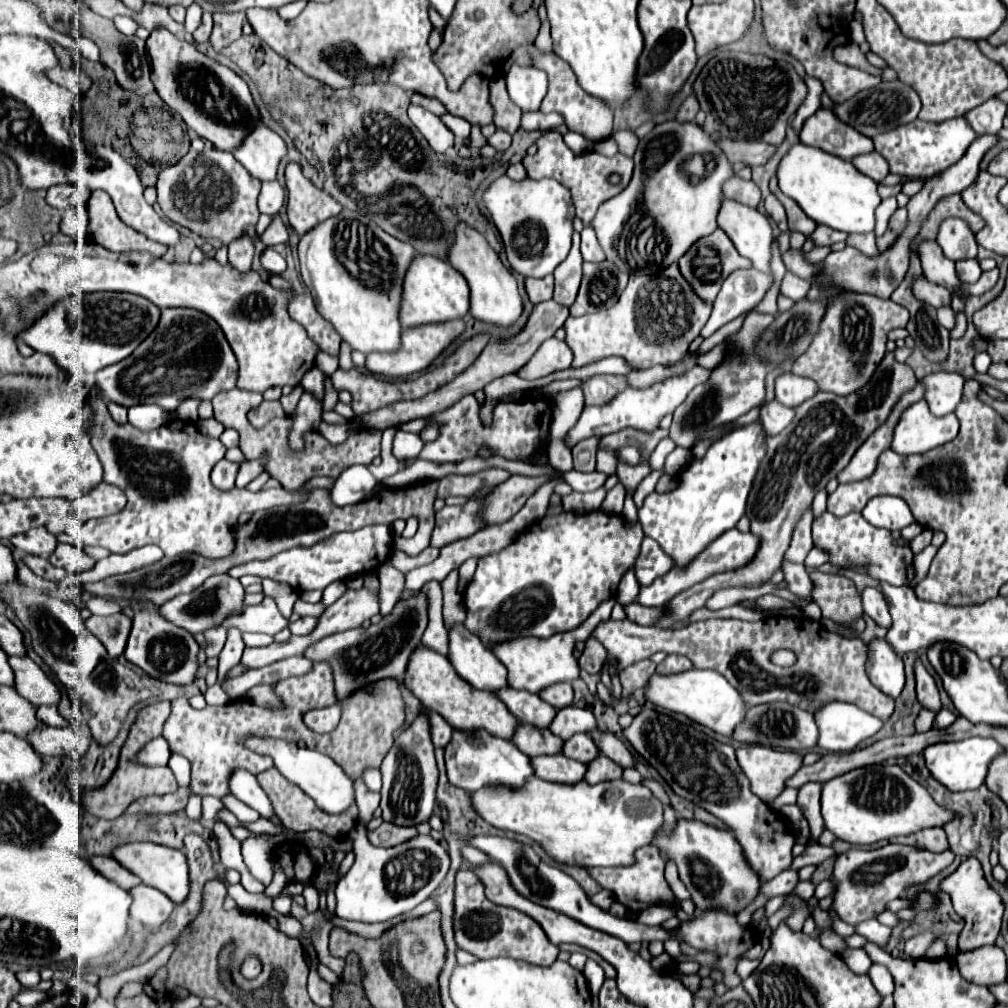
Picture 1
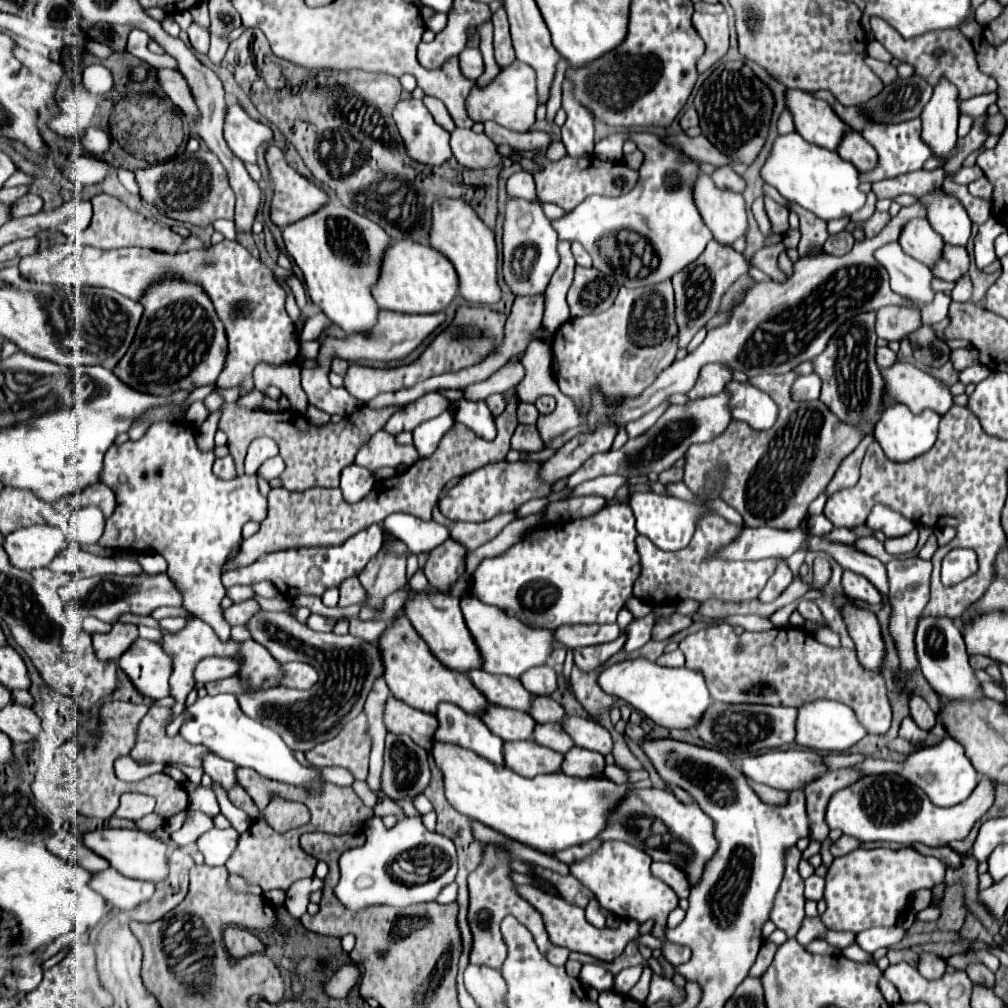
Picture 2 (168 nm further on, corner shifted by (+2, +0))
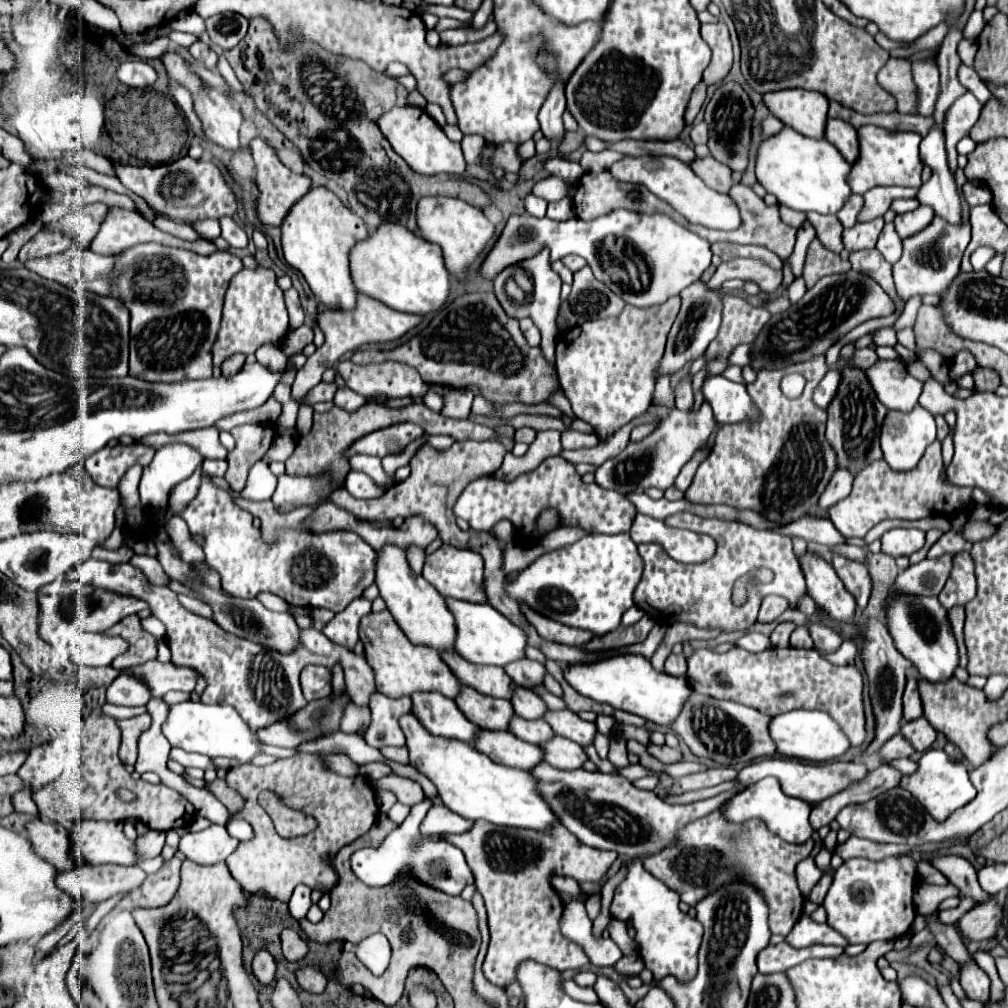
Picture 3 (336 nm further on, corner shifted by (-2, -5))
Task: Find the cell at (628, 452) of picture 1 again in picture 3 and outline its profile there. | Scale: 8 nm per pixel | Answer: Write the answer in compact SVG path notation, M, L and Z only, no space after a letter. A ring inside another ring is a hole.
M703 402L699 412L683 412L675 408L651 436L643 438L641 442L629 442L629 446L619 456L601 464L595 472L595 482L607 490L619 490L621 494L633 492L639 484L641 488L655 486L667 490L669 486L673 486L683 464L713 434L715 426L717 422L707 402Z

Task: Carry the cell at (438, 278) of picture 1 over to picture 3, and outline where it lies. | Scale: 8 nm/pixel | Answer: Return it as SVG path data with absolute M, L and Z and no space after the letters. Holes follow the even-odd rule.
M395 222L377 226L367 242L359 242L359 246L351 248L351 276L359 292L399 312L437 312L449 296L449 272L443 264L441 248Z

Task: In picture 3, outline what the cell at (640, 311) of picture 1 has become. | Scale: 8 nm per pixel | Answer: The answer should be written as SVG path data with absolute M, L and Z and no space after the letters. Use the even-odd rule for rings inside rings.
M673 296L665 304L655 306L655 308L635 308L627 304L621 316L617 318L589 320L577 328L565 330L565 336L563 332L559 334L557 350L555 350L555 366L559 372L561 386L565 390L565 396L571 402L575 416L595 426L599 438L613 434L617 428L645 414L645 410L649 408L653 400L653 390L655 390L655 380L653 380L655 370L665 352L665 340L679 312L679 304L681 304L679 296Z

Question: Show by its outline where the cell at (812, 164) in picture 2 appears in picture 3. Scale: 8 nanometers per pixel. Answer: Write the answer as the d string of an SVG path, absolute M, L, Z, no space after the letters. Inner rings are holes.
M783 128L779 134L765 138L757 148L755 172L759 184L773 194L779 204L789 206L801 212L819 212L819 214L837 214L843 202L851 196L847 186L847 174L851 164L831 146L831 142L807 138L791 128Z

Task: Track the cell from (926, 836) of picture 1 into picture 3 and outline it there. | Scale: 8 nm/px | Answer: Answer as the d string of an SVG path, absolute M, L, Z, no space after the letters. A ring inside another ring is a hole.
M939 856L933 858L931 864L941 870L941 874L949 880L949 884L953 884L955 888L959 888L959 898L973 898L975 904L983 904L987 902L989 894L981 890L979 882L977 882L977 870L961 856Z

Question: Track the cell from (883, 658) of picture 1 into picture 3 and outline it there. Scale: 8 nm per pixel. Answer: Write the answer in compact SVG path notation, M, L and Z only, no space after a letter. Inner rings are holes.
M811 550L801 554L797 560L807 582L807 594L815 600L815 604L837 620L853 622L857 610L855 598L845 590L833 566Z

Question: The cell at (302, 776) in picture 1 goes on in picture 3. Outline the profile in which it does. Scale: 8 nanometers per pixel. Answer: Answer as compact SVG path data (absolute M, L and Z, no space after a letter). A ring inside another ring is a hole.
M191 700L171 704L167 720L163 722L161 730L171 746L183 748L185 752L205 754L209 758L229 756L229 758L237 758L239 762L249 762L253 760L253 756L257 756L259 740L247 728L247 724L241 720L241 716L235 712L233 706L225 706L225 704L207 706L207 704L191 702Z

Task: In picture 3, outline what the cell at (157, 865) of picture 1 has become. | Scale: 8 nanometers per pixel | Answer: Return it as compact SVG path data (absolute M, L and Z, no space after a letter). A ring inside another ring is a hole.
M77 820L71 828L71 855L76 864L135 864L133 840L127 840L121 828L121 822Z

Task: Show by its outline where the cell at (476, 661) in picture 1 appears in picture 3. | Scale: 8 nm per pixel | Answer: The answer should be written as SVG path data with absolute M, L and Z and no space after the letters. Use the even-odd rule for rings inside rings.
M383 546L381 552L377 552L375 558L375 584L379 588L379 596L385 600L387 610L393 614L401 630L407 634L407 638L415 644L425 644L437 652L441 650L453 650L453 642L457 636L455 630L455 618L449 612L443 596L427 584L427 580L419 574L415 574L409 568L409 562L405 558L405 552L397 546Z

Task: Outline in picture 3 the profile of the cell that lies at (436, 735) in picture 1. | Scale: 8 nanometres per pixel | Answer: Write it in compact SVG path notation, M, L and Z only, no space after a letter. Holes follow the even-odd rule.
M373 692L369 708L373 720L365 732L365 742L373 748L403 746L405 736L399 728L399 716L411 712L411 698L387 698L385 694Z

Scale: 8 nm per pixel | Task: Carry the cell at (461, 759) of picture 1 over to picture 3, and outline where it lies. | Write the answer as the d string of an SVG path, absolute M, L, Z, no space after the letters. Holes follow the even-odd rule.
M435 692L435 694L411 694L411 700L413 714L431 734L473 742L479 726L471 724L451 698Z

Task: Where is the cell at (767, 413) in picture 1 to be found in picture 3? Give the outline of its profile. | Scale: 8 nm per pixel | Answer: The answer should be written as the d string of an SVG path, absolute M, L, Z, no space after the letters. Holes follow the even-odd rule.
M709 376L705 378L703 382L703 396L707 400L707 404L711 406L713 410L713 416L717 422L721 424L735 424L735 422L743 422L745 418L747 420L755 420L759 416L759 410L753 406L749 394L747 394L747 388L743 384L737 384L737 382L731 382L723 376Z

